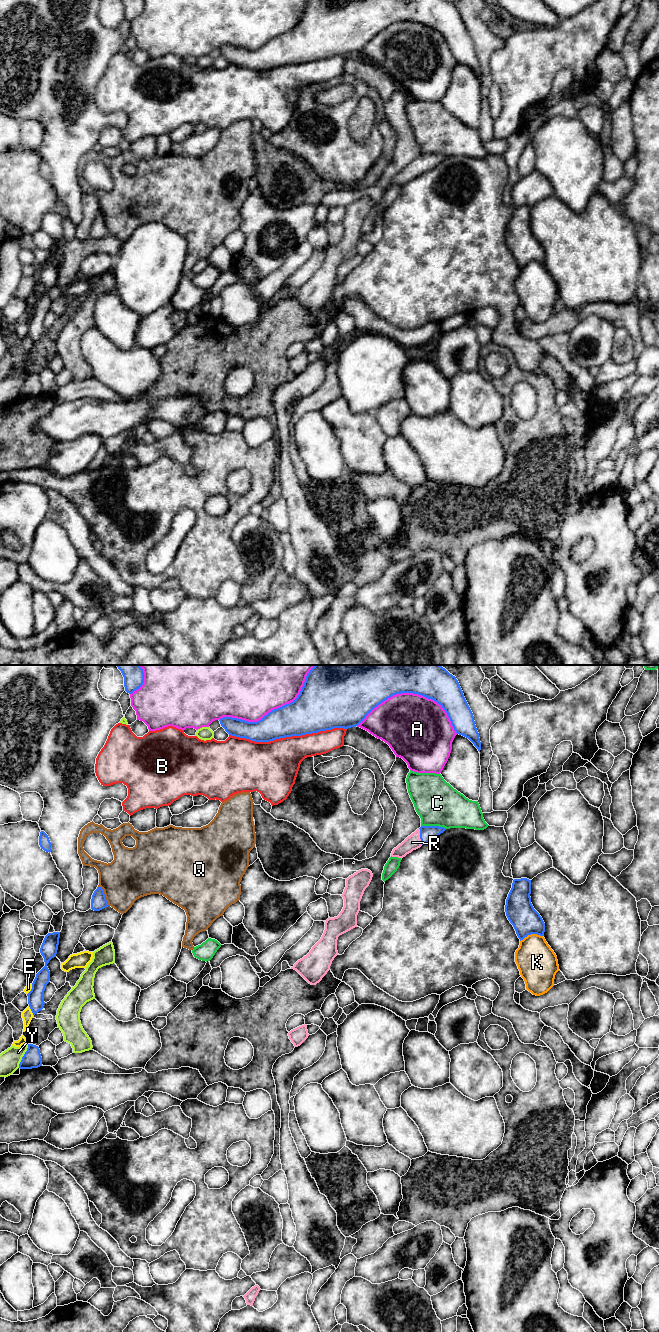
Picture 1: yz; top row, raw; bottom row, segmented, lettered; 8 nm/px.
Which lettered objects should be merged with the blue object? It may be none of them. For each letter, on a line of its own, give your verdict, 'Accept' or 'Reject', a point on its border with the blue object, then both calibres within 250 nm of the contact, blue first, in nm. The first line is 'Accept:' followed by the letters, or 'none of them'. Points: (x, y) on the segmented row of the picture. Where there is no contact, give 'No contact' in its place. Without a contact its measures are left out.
Accept: R
A: Reject. Touches blue at yz (412, 692). Thickness 460 nm (blue) against 480 nm
B: Reject. Touches blue at yz (287, 736). Thickness 320 nm (blue) against 380 nm
C: Reject. Touches blue at yz (434, 826). Thickness 130 nm (blue) against 360 nm
E: Reject. Touches blue at yz (31, 1010). Thickness 130 nm (blue) against 90 nm
K: Reject. Touches blue at yz (531, 933). Thickness 220 nm (blue) against 320 nm
Q: Reject. Touches blue at yz (104, 895). Thickness 130 nm (blue) against 380 nm
R: Accept. Touches blue at yz (420, 836). Thickness 130 nm (blue) against 120 nm
Y: Reject. Touches blue at yz (23, 1056). Thickness 150 nm (blue) against 160 nm

